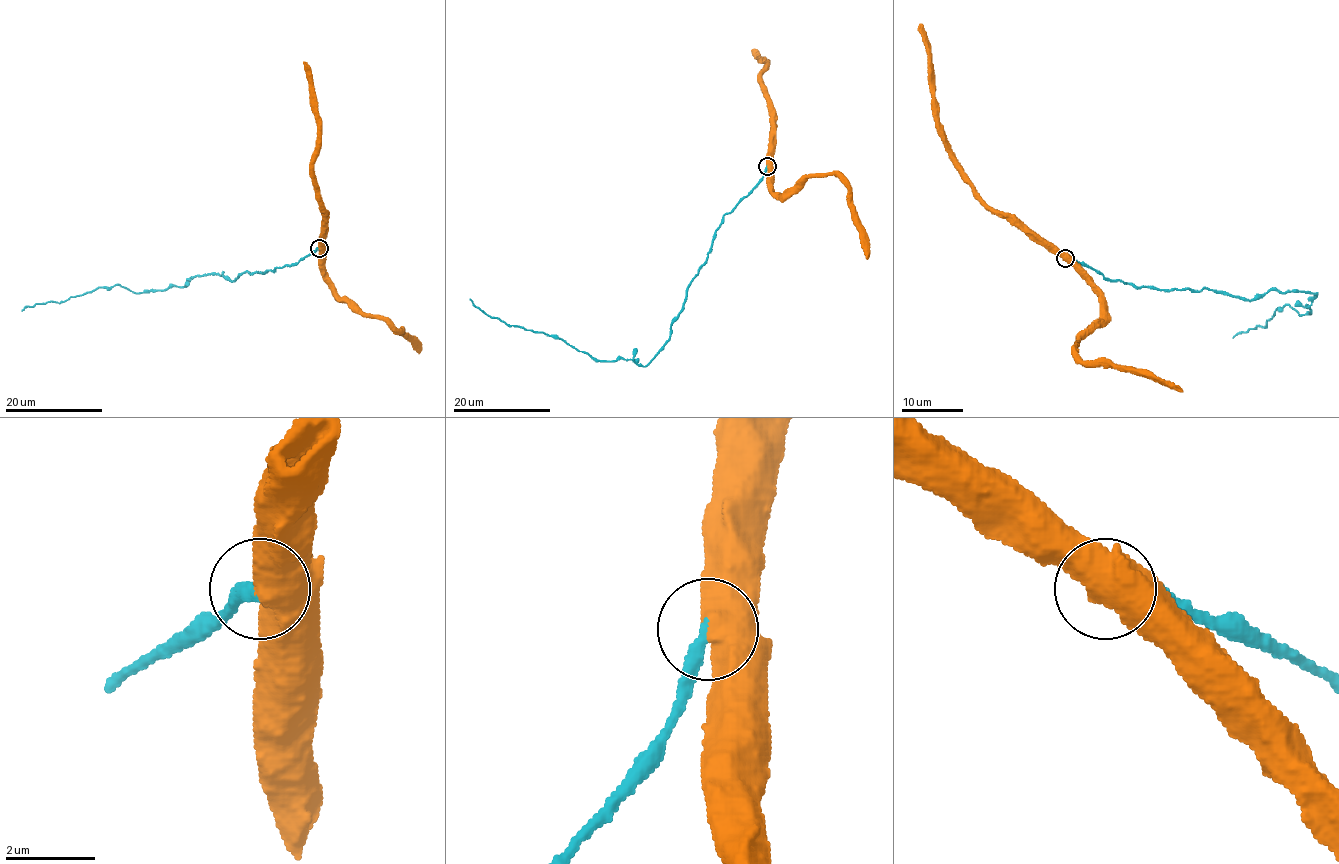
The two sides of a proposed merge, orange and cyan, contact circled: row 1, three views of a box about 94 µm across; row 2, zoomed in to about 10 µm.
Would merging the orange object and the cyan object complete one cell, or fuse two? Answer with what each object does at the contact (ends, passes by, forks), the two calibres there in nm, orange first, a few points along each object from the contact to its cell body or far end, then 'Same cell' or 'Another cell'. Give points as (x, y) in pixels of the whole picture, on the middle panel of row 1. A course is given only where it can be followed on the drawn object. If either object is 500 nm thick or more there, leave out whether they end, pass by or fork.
Thickness 850 nm (orange) against 320 nm. Course of orange: (767, 166), (770, 99), (762, 82), (765, 63), (751, 51). Course of cyan: (767, 166), (723, 216), (668, 341), (644, 367), (632, 359), (595, 360), (560, 339), (506, 324), (469, 299). Another cell

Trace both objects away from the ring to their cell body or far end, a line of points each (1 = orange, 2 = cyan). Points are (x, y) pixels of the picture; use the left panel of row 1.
1: (319, 248), (322, 200), (314, 174), (317, 119), (313, 82), (303, 61)
2: (319, 248), (234, 281), (203, 274), (134, 293), (116, 285), (21, 311)

